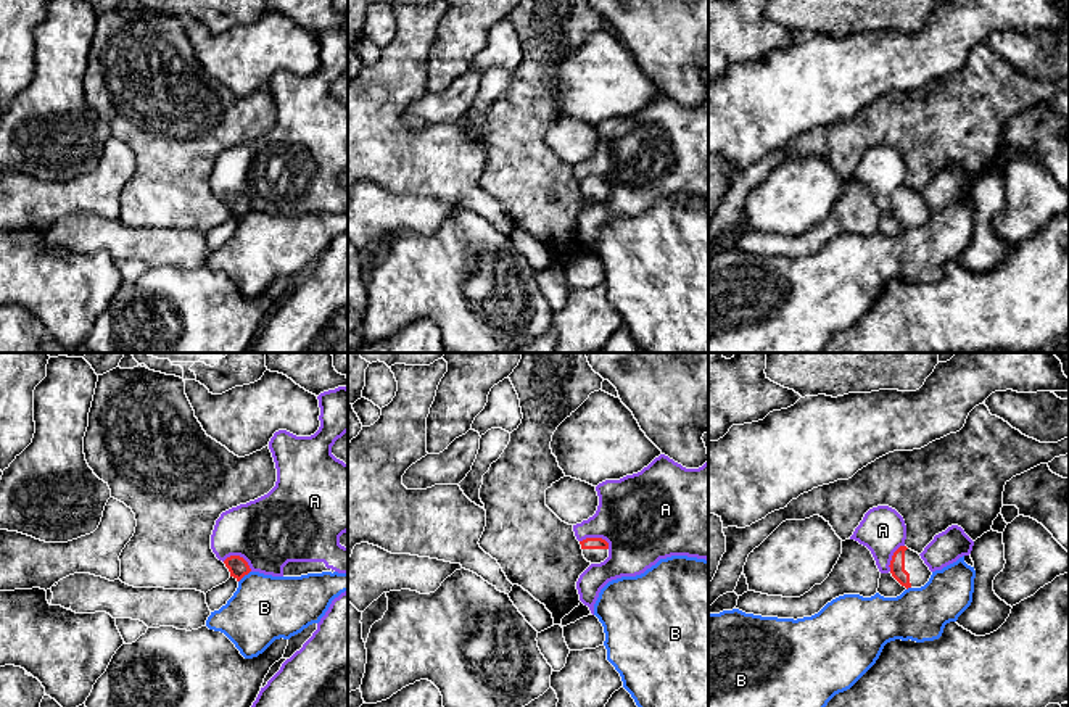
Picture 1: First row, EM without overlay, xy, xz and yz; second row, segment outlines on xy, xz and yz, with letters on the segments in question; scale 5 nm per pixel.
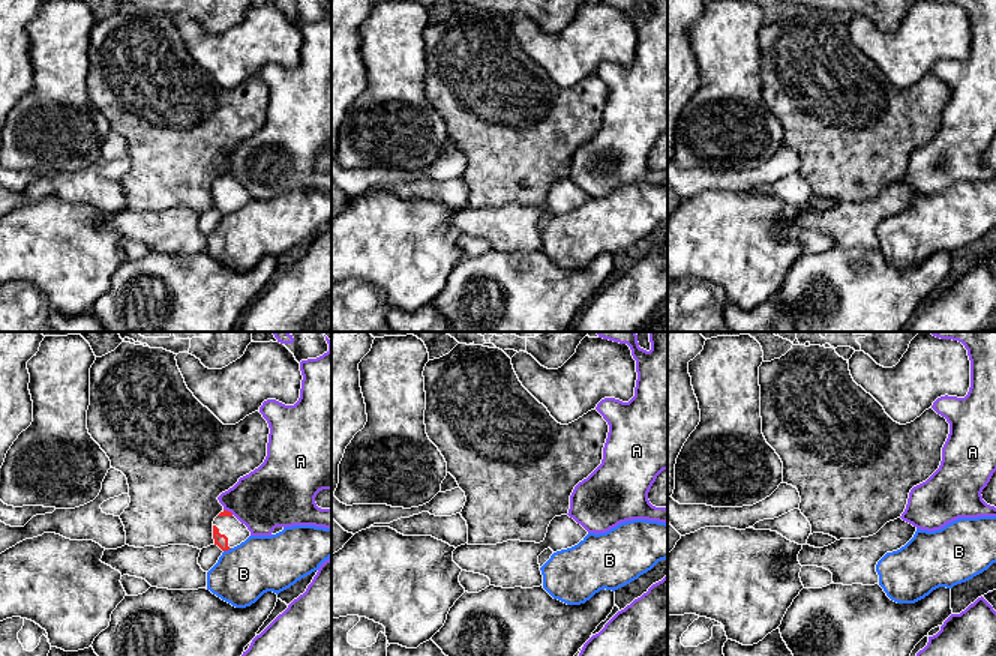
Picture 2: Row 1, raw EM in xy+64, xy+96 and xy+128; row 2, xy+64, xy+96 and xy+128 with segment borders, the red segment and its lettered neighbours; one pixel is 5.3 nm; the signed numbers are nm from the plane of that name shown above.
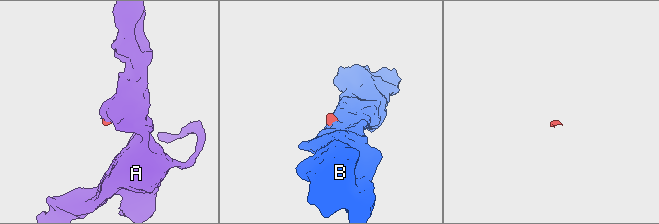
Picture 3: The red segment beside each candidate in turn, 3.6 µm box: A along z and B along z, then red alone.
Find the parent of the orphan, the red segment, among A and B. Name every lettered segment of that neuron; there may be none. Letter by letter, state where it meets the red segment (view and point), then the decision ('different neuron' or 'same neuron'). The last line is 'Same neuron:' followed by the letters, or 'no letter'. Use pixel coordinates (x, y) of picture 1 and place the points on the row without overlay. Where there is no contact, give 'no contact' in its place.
A: meets red in xz at (596, 177); different neuron
B: meets red in xy at (243, 214); different neuron
Same neuron: no letter

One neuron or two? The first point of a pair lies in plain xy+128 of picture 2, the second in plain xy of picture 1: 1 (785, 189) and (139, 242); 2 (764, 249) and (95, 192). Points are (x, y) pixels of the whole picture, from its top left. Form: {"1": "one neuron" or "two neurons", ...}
{"1": "two neurons", "2": "two neurons"}

